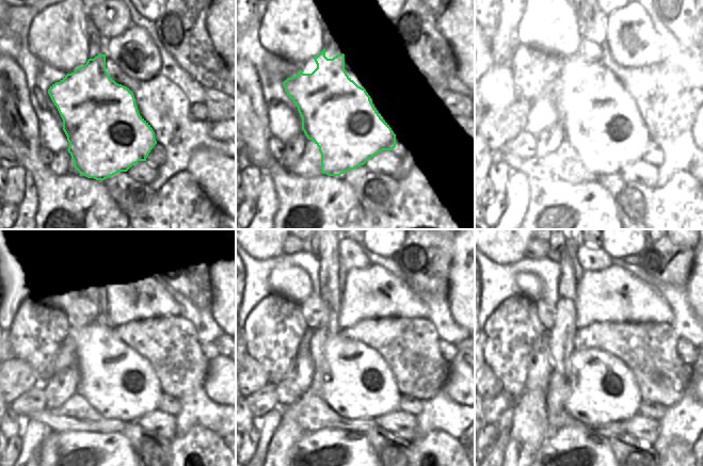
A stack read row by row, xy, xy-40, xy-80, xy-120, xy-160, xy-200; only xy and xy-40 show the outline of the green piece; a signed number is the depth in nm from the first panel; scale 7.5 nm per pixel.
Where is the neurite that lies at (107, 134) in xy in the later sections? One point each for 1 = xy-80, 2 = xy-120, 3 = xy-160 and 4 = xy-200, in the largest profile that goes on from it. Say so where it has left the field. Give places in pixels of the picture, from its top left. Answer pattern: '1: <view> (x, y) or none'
1: xy-80 (592, 141)
2: xy-120 (115, 380)
3: xy-160 (358, 384)
4: xy-200 (604, 389)

